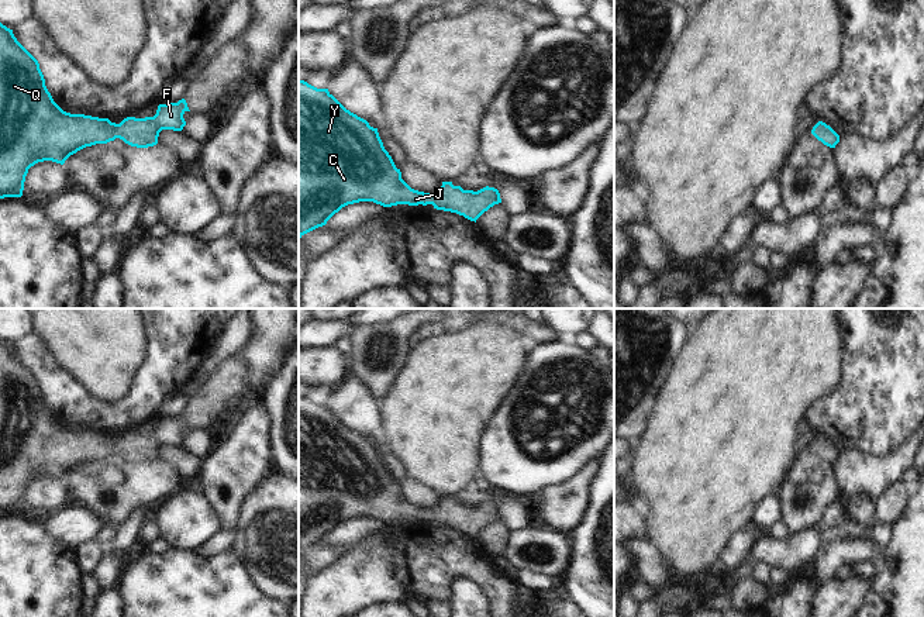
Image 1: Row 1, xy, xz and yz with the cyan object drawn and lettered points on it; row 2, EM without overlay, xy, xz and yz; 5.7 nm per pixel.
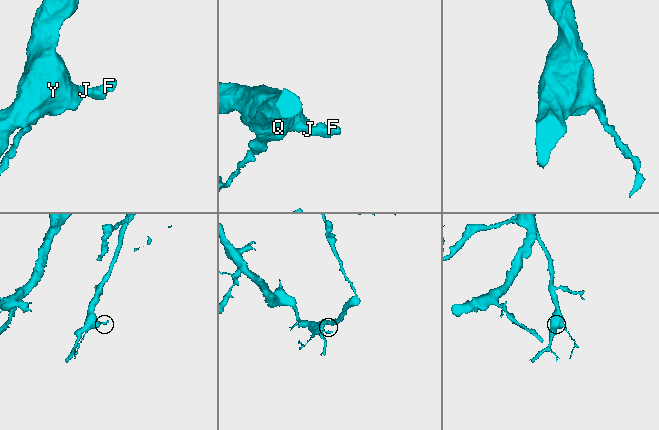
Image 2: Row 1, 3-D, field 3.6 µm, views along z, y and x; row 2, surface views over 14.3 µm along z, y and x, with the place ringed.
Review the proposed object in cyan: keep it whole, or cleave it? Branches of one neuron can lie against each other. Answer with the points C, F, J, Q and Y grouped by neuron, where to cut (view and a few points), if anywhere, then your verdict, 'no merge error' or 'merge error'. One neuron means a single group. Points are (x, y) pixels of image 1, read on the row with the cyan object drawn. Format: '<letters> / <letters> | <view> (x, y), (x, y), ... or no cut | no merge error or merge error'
C F J Q Y | no cut | no merge error

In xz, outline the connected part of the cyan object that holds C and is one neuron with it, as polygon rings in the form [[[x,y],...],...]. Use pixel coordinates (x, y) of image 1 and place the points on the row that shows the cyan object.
[[[299,80],[299,239],[325,225],[342,207],[359,201],[373,201],[383,207],[432,204],[437,210],[456,213],[476,223],[501,199],[494,187],[473,192],[454,186],[452,182],[442,182],[434,194],[411,189],[385,149],[377,128],[346,110],[328,89]]]

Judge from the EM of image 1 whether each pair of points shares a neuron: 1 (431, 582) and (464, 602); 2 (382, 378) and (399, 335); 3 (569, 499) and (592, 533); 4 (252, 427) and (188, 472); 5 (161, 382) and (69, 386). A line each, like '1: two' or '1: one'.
1: two
2: one
3: two
4: two
5: one

